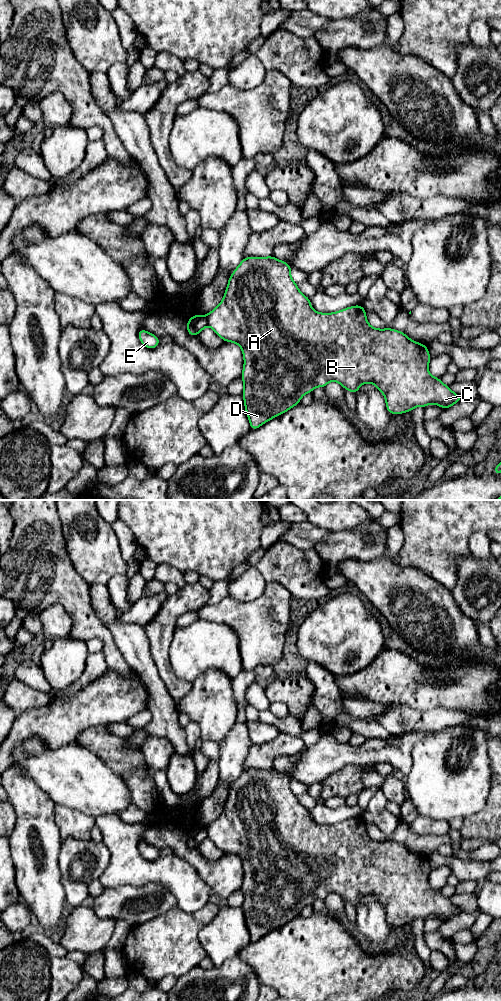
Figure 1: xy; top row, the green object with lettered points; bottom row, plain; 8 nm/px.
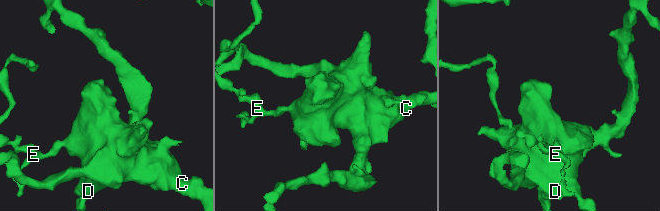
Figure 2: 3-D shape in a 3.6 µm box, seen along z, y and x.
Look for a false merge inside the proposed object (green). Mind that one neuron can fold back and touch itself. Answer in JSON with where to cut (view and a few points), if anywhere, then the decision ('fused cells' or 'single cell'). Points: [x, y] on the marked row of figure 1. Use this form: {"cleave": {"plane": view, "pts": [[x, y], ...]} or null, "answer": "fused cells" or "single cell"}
{"cleave": {"plane": "xy", "pts": [[205, 316], [208, 324]]}, "answer": "fused cells"}

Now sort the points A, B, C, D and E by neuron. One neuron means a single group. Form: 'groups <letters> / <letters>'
groups A B C D / E

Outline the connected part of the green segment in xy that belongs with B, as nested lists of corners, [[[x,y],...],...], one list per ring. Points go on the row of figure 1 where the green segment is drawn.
[[[273,255],[243,258],[228,279],[223,300],[206,315],[208,325],[224,342],[236,343],[242,349],[244,367],[241,378],[244,389],[241,395],[250,430],[256,430],[287,412],[300,403],[303,395],[311,393],[315,387],[324,388],[331,381],[340,383],[343,389],[353,394],[359,391],[360,385],[373,383],[383,393],[390,415],[411,412],[416,406],[425,408],[429,404],[439,405],[446,410],[463,400],[443,384],[441,378],[430,375],[428,365],[431,357],[426,345],[412,341],[403,332],[392,328],[373,328],[367,322],[366,310],[362,305],[333,313],[316,312],[311,307],[310,298],[299,291],[298,284],[291,278],[291,269],[287,262]]]

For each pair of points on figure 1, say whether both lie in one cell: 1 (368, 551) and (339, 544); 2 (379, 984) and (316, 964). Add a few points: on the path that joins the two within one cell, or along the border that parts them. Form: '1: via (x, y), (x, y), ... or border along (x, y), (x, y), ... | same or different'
1: via (361, 545), (346, 545) | same
2: via (363, 977), (343, 977), (332, 970) | same

